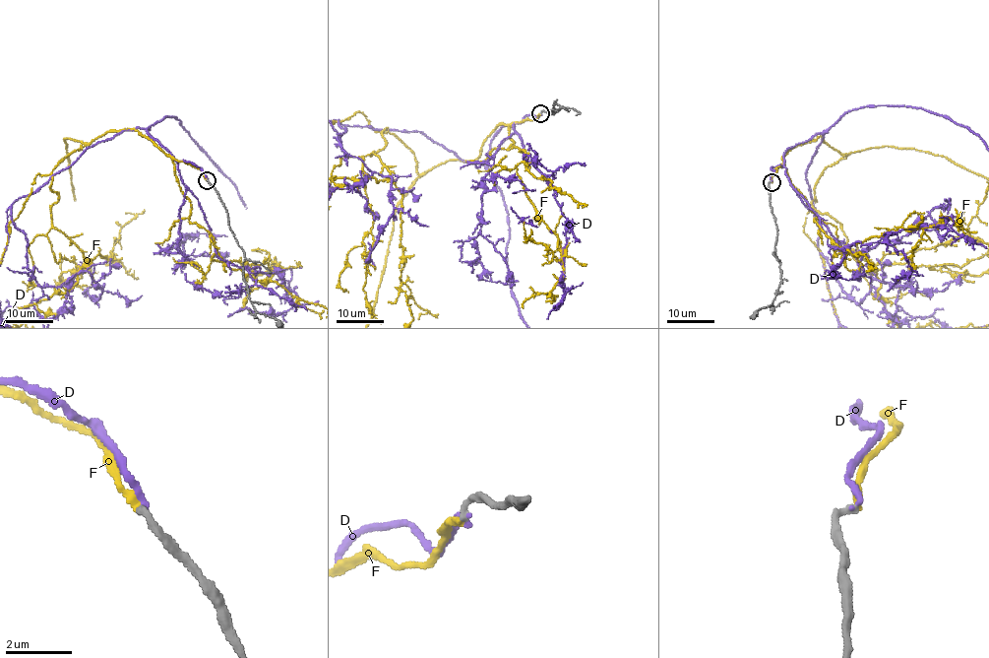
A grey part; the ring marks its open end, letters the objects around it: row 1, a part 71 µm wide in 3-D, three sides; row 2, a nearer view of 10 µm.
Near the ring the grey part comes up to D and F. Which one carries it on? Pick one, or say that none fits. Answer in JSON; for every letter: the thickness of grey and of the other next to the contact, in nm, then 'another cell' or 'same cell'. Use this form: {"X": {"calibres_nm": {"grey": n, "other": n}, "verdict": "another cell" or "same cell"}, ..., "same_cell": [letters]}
{"D": {"calibres_nm": {"grey": 180, "other": 170}, "verdict": "another cell"}, "F": {"calibres_nm": {"grey": 180, "other": 200}, "verdict": "same cell"}, "same_cell": ["F"]}

